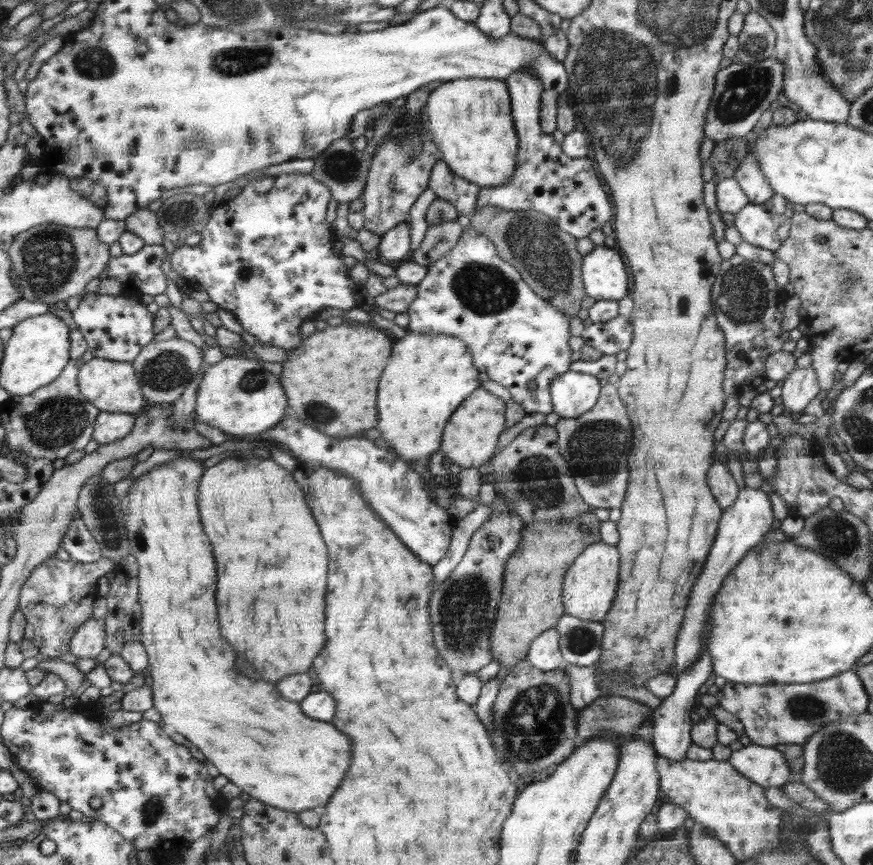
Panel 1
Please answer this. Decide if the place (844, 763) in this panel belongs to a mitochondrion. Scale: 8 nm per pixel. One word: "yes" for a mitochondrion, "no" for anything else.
yes

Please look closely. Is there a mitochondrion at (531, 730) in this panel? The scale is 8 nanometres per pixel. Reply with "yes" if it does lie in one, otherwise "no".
yes

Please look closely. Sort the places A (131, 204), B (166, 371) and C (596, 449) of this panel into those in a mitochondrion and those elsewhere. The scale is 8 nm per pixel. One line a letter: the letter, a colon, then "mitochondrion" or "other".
A: other
B: mitochondrion
C: mitochondrion

